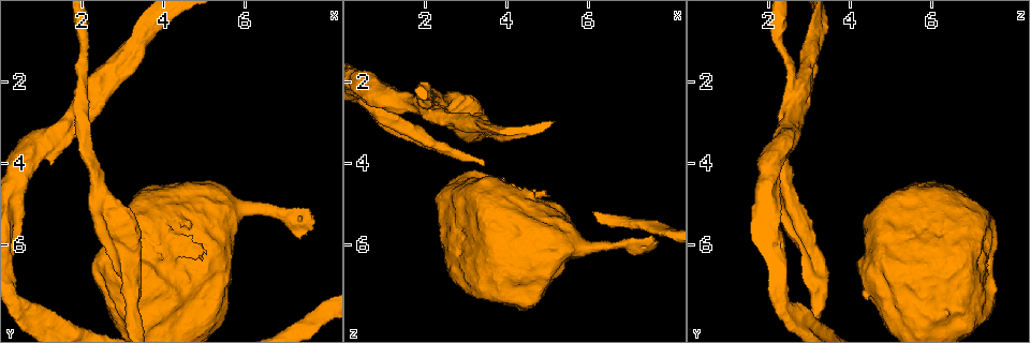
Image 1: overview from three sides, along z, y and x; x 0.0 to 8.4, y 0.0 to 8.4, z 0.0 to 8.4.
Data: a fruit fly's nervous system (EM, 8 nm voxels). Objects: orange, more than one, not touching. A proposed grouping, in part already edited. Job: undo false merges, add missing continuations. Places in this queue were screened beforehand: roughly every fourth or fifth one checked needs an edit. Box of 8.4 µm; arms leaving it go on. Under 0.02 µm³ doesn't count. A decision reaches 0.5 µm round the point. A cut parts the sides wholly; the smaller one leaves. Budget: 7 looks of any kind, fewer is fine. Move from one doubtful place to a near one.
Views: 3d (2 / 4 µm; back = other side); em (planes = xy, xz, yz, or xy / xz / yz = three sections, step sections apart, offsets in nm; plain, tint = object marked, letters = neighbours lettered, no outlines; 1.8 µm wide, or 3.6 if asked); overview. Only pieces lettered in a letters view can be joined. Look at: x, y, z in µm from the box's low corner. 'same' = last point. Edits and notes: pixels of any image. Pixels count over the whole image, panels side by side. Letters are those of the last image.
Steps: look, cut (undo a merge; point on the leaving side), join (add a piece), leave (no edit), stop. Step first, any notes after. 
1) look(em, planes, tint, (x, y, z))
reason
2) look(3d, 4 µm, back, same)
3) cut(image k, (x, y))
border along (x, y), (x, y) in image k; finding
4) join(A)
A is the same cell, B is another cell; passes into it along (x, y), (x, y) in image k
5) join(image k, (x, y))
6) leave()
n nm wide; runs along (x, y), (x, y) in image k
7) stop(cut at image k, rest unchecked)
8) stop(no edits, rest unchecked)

look(3d, 2 µm, (3.50, 1.00, 3.10))
arms run side by side

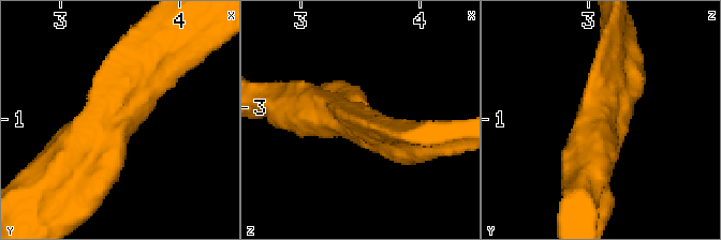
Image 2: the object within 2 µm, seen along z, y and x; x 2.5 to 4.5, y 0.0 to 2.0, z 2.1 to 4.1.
look(em, planes, tint, (3.48, 0.98, 3.16))
3 arms; arms of 220, 240, 320 nm

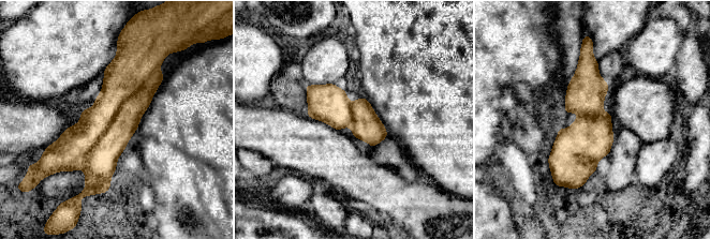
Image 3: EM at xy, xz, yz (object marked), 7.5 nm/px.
look(em, planes, letters, same)
see the neighbours

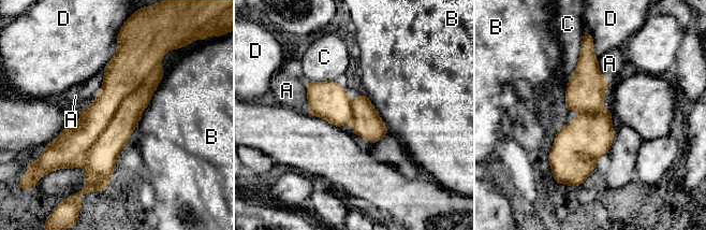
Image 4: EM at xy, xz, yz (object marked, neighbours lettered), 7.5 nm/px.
leave()
240 nm wide; A, B, C and D are other cells; border along (165, 72), (135, 127) in image 4; one neuron here

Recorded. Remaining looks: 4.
look(3d, 4 µm, (1.95, 3.05, 2.50))
abrupt turn

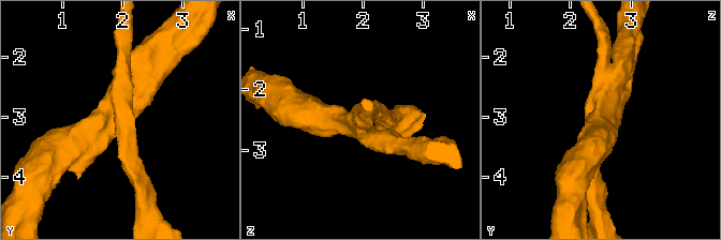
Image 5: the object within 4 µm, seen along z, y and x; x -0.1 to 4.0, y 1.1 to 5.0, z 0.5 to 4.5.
look(em, xy, step 8, tint, (1.95, 3.05, 2.50))
4 arms

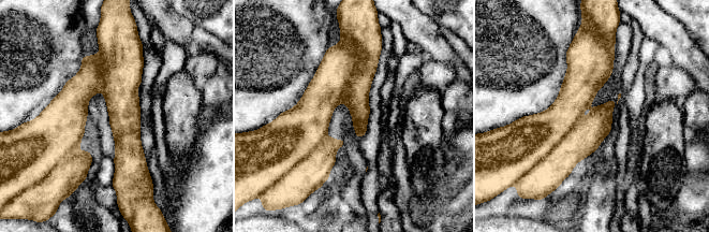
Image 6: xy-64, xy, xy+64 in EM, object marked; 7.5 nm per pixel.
look(em, yz, step 16, letters, same)
another direction

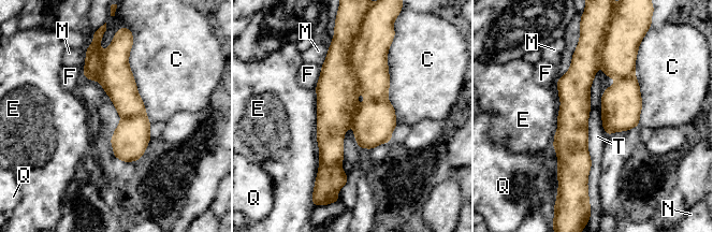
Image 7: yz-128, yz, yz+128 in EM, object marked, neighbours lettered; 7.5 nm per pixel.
cut(image 7, (336, 90))
C, E, F, M, N, Q and T are other cells; border along (352, 42), (350, 69), (357, 90) in image 7; two neurons meet here

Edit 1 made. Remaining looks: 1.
stop(cut at image 7, rest unchecked)

